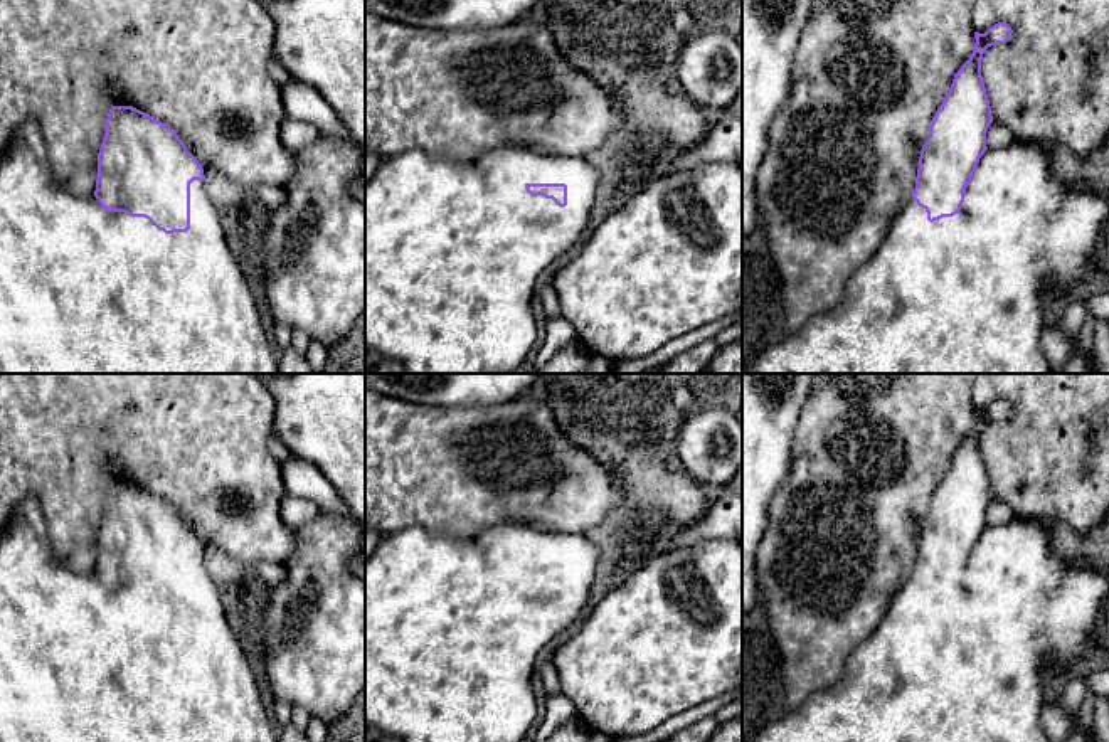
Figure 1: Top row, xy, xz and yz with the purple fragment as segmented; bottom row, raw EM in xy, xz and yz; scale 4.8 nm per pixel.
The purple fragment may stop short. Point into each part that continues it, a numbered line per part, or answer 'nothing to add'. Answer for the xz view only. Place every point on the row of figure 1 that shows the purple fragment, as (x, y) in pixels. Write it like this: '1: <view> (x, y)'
1: xz (453, 251)

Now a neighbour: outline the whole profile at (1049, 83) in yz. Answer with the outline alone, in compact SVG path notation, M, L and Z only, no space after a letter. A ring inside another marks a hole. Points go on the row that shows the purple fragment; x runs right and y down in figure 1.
M976 0L973 29L984 34L1006 22L1013 34L1006 44L991 45L981 59L981 76L993 123L988 148L1016 141L1059 143L1077 156L1090 156L1109 141L1109 0Z

